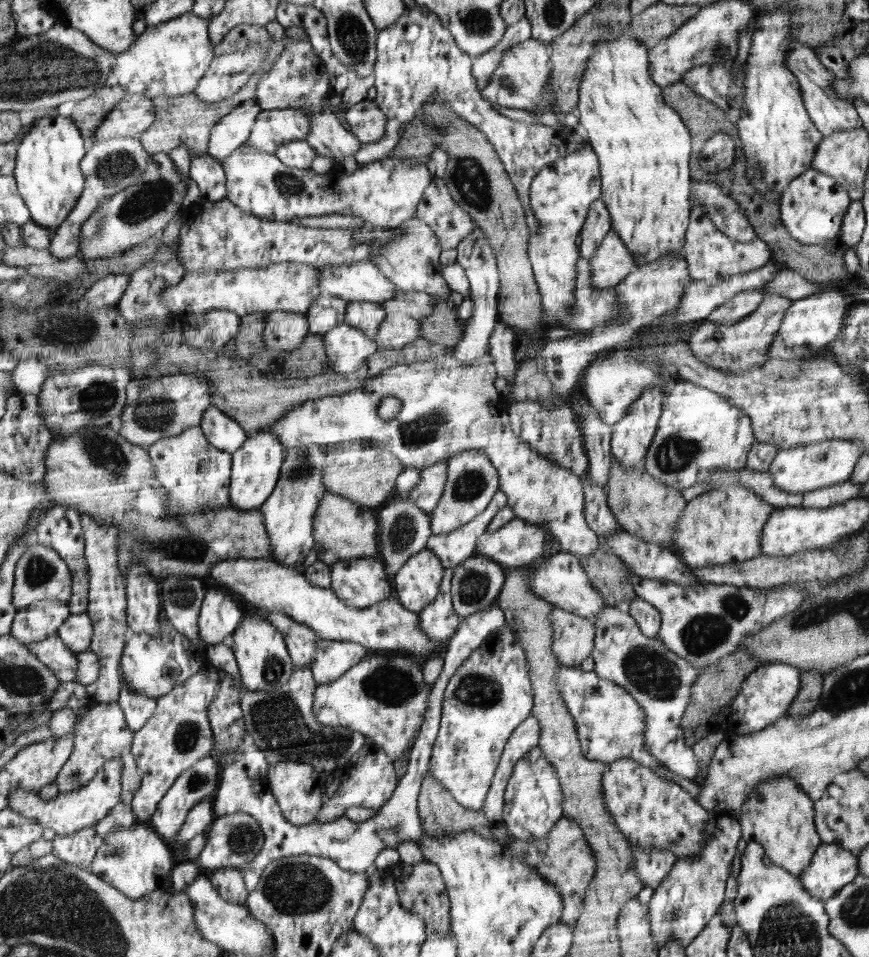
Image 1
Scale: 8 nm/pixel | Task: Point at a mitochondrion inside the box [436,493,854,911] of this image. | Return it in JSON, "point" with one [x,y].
{"point":[703,635]}

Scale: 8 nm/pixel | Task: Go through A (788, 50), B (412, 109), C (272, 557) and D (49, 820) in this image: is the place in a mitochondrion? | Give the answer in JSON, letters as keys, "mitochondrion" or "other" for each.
{"A":"other","B":"other","C":"other","D":"other"}

